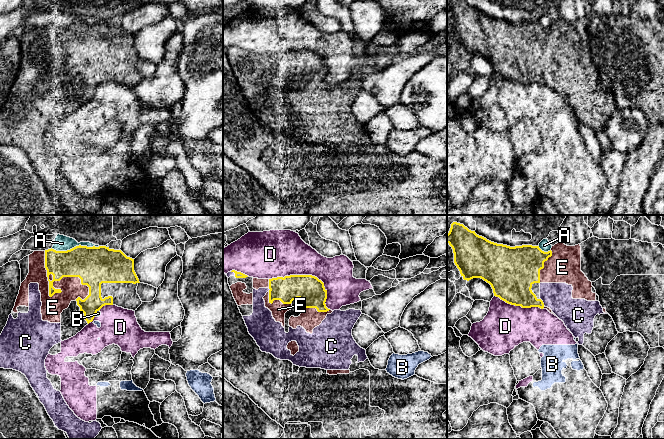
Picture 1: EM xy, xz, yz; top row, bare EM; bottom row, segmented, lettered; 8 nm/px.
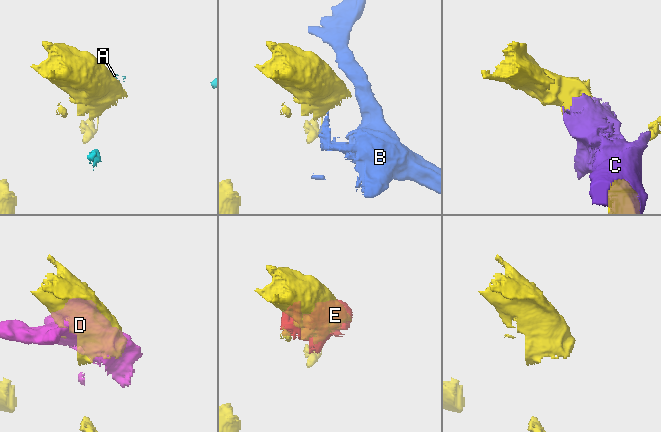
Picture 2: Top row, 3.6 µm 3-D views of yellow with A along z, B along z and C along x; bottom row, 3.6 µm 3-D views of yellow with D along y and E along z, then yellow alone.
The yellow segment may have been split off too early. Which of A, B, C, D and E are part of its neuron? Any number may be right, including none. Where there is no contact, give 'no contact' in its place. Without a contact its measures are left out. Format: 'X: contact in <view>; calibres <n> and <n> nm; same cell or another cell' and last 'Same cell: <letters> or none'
A: contact in xy; calibres 300 and 130 nm; another cell
B: contact in xy; calibres 150 and 40 nm; another cell
C: contact in yz; calibres 260 and 220 nm; same cell
D: contact in xz; calibres 220 and 340 nm; another cell
E: contact in xy; calibres 300 and 170 nm; another cell
Same cell: C

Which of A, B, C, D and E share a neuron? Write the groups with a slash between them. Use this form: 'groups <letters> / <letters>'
groups A / B D / C / E

